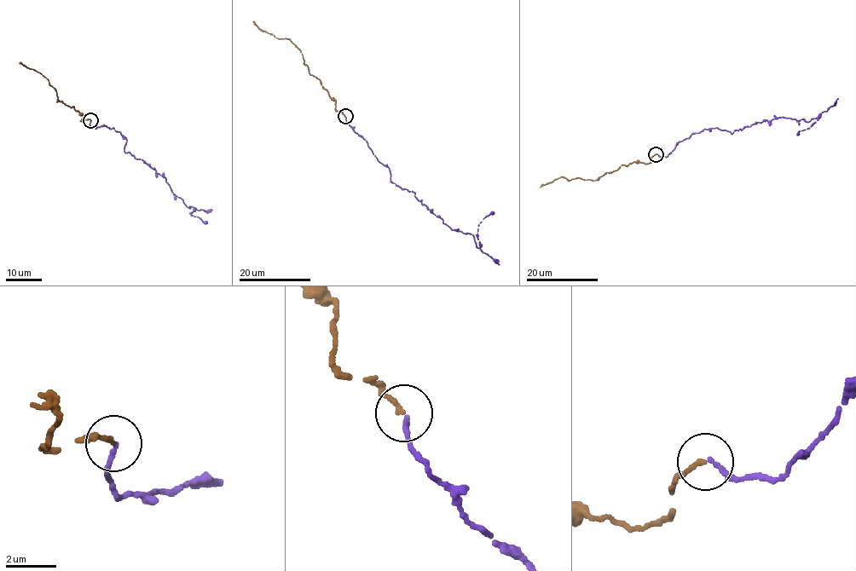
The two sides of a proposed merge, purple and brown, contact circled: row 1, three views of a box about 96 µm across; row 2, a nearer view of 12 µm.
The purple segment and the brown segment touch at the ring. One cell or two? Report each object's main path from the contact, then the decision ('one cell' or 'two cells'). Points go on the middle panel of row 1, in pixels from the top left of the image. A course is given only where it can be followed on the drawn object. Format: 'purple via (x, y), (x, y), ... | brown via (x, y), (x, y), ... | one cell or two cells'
purple via (345, 117), (389, 169), (392, 182), (412, 191), (454, 231), (471, 234), (478, 247), (477, 228), (494, 212) | brown via (345, 116), (335, 109), (336, 100), (320, 80), (309, 72), (300, 49), (290, 39), (263, 31), (252, 21) | one cell

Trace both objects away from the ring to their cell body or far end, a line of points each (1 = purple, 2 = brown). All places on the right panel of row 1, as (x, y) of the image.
1: (656, 154), (667, 157), (679, 141), (704, 129), (731, 134), (784, 117), (807, 122), (820, 113), (797, 133)
2: (656, 154), (649, 163), (634, 161), (621, 165), (597, 180), (568, 180), (562, 176), (540, 187)

